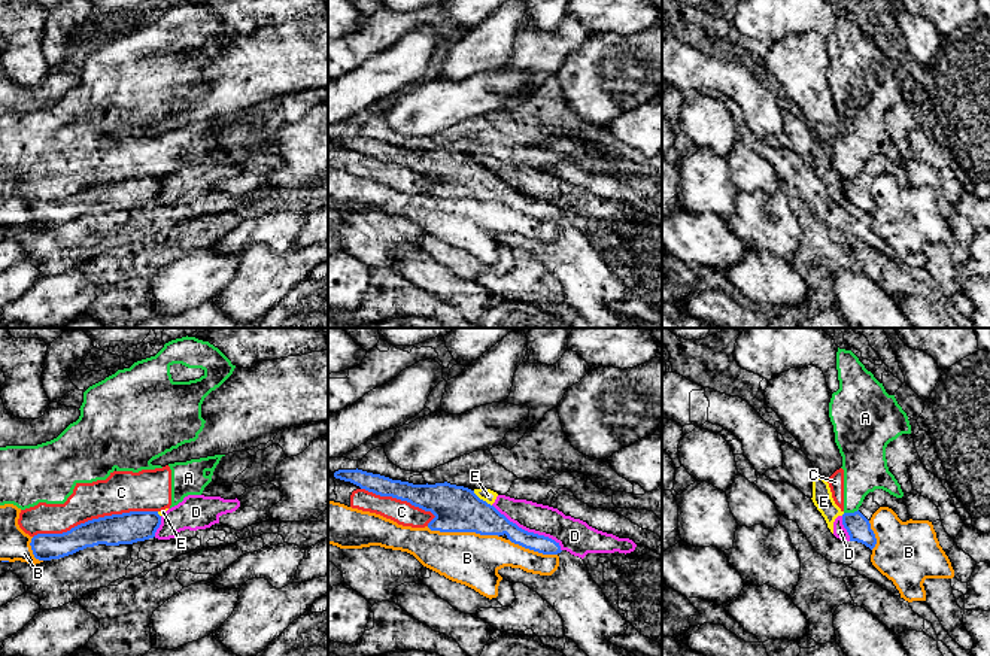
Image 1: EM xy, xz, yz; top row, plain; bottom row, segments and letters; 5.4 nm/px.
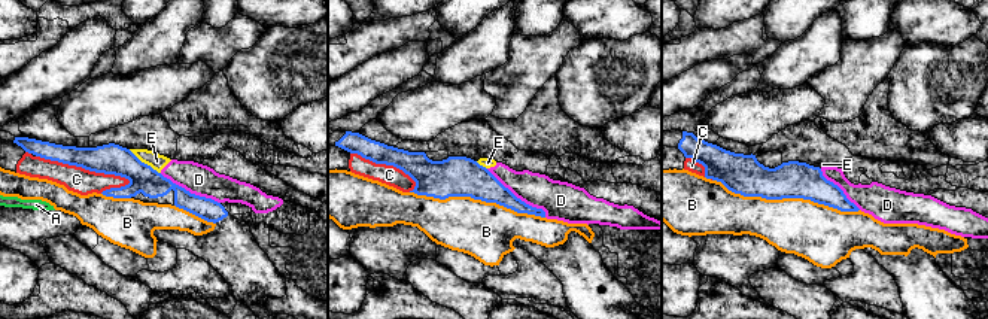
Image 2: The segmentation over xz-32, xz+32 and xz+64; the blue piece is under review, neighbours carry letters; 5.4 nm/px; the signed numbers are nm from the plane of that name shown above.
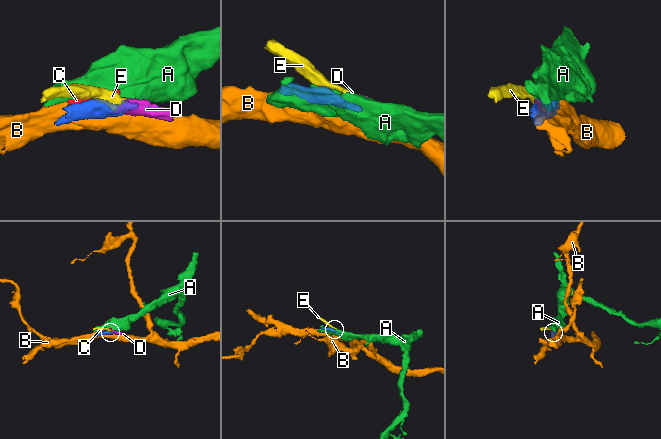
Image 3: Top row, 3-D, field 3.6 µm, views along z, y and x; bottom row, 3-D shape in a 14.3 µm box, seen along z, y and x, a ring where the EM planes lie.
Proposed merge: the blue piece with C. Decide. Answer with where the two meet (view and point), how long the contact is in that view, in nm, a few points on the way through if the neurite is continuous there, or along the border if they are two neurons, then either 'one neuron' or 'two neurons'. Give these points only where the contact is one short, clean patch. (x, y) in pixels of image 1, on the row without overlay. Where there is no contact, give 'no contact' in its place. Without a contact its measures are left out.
contact xy (94, 185); length 700 nm; two neurons

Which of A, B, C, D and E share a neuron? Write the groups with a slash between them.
A C / B / D E

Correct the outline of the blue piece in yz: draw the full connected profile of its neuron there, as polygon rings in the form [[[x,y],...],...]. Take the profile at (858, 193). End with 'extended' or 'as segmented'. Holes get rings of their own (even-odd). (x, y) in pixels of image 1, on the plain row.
[[[875,155],[865,163],[857,177],[842,180],[842,191],[850,201],[850,207],[862,209],[871,216],[875,213],[877,204],[869,186],[880,173],[892,174],[902,188],[909,186],[904,163],[896,164],[883,155]]]; extended

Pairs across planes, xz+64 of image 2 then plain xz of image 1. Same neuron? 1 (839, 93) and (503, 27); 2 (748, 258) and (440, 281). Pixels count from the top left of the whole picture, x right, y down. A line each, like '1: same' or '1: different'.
1: different
2: different

